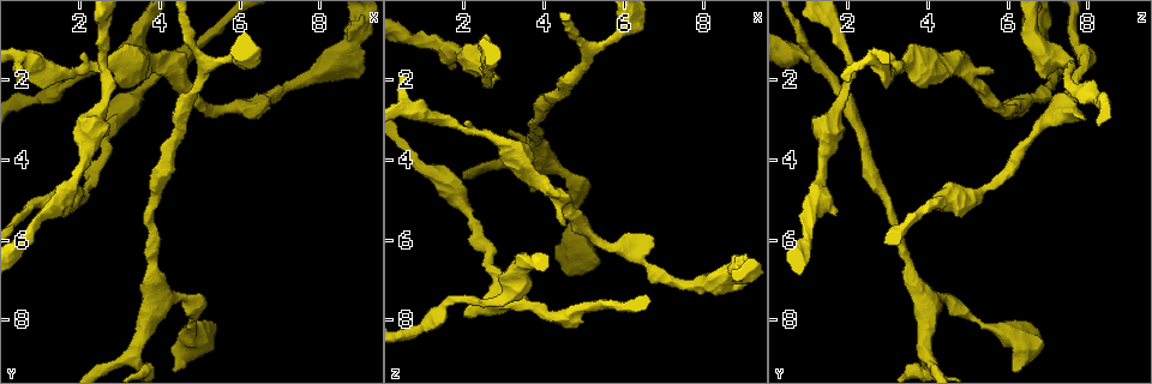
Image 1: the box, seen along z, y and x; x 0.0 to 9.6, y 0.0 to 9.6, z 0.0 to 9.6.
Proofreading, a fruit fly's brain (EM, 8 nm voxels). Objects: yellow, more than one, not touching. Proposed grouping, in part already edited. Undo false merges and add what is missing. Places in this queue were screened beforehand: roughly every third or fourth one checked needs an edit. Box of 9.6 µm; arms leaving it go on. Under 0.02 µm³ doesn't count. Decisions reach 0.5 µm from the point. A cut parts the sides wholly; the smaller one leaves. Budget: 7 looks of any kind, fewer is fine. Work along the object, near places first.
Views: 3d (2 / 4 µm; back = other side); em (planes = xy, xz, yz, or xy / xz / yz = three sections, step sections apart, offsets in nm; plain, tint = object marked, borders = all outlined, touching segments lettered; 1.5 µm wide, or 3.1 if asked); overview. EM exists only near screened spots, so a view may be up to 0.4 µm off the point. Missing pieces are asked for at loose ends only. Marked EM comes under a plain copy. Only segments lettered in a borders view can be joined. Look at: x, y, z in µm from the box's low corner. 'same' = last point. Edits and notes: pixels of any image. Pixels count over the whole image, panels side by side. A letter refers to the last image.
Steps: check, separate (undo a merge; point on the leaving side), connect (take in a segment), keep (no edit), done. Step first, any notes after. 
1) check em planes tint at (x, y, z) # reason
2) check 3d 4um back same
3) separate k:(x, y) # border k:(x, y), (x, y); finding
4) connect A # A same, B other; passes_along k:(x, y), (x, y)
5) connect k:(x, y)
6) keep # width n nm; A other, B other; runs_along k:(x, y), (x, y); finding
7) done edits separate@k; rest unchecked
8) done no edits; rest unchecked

check em xy step 4 borders at (4.75, 7.95, 5.25) # a narrow waist

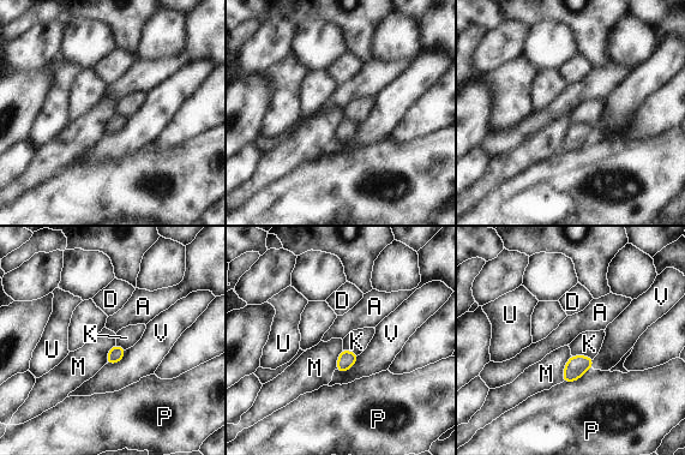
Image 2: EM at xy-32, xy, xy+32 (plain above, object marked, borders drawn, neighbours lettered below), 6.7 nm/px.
check em planes borders same

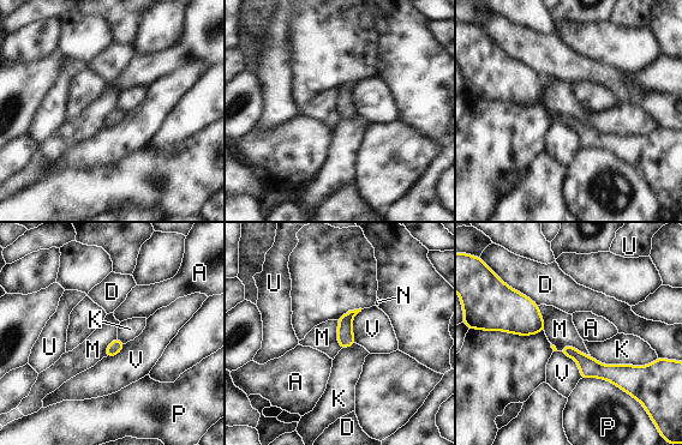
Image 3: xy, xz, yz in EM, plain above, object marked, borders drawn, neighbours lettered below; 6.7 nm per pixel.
keep # width 80 nm; A other, D other, K other, M other, N other, P other, U other, V other; border 3:(551, 343), (590, 356); all the same neuron

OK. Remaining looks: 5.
check 3d 4um at (1.95, 2.90, 7.85) # branch stops here

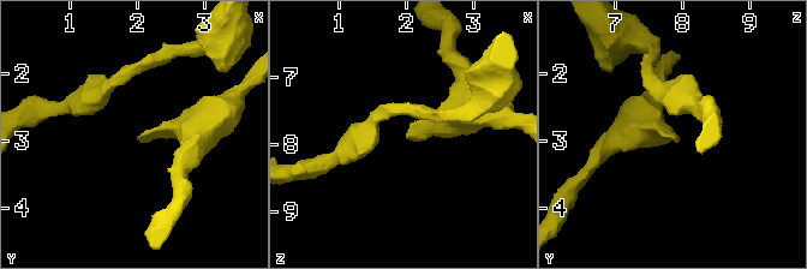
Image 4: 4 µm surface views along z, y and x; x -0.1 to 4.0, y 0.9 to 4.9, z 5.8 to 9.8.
check em planes tint at (2.00, 2.95, 7.85)

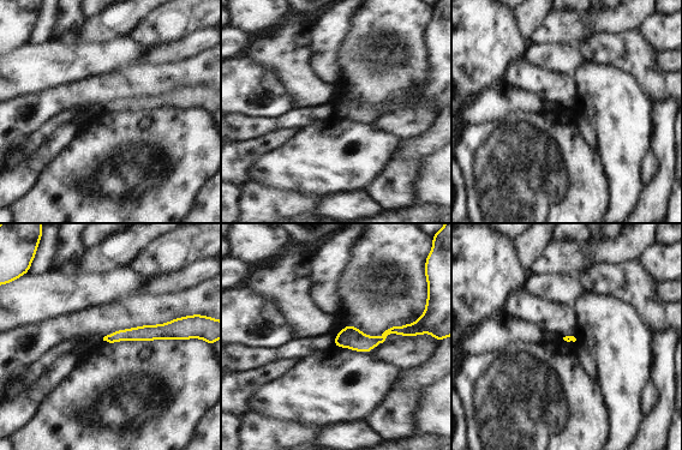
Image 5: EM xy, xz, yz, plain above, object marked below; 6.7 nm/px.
check em planes borders same # what lies round it

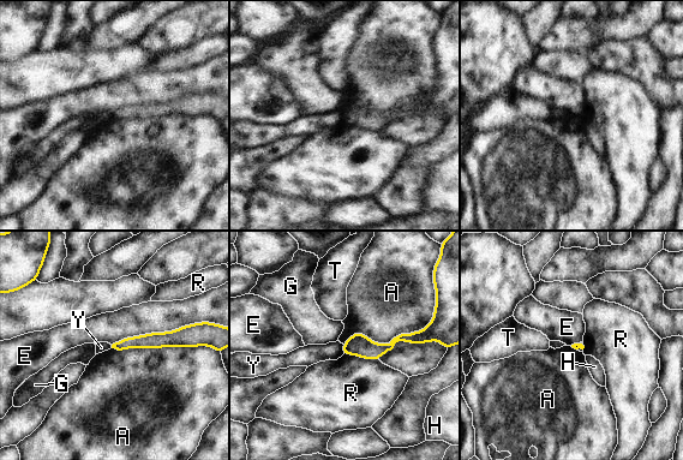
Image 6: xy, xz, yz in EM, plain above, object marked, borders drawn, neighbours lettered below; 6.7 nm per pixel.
keep # A other, E other, G other, H other, R other, T other, Y other; no lettered segment goes on from it

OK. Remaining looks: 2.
check em planes borders at (1.70, 5.45, 1.70) # free end

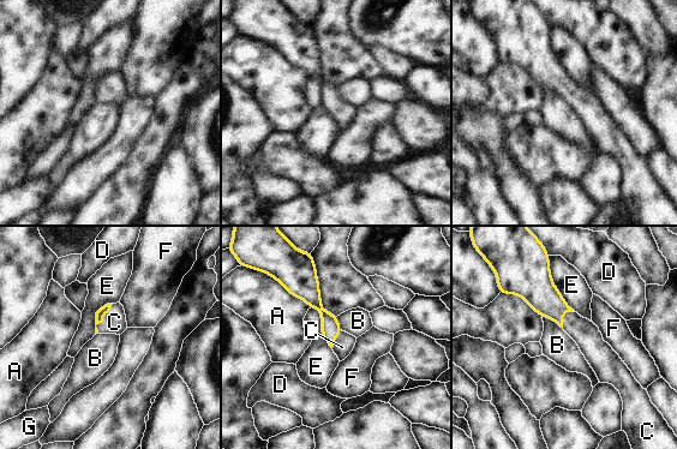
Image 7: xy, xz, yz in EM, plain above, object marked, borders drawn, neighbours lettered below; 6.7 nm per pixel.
connect C # A other, B other, C same, D other, E other, F other, G other; it goes on there

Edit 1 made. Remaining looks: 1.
done edits connect@7; rest unchecked

